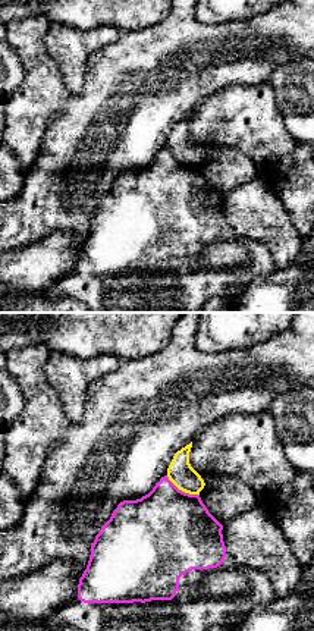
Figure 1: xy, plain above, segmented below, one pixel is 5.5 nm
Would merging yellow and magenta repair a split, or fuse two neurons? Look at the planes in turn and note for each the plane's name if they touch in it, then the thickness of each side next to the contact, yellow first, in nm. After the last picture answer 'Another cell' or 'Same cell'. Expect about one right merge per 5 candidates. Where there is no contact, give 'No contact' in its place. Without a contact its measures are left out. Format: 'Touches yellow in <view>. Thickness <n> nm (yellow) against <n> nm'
Touches yellow in xy. Thickness 140 nm (yellow) against 480 nm

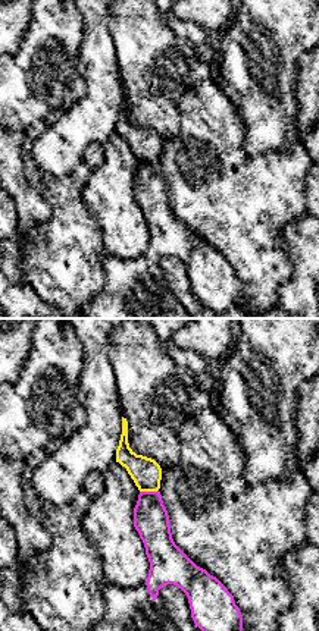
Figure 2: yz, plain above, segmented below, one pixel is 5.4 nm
Touches yellow in yz. Thickness 160 nm (yellow) against 190 nm

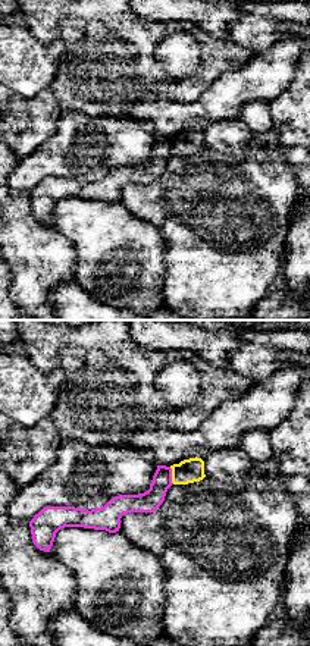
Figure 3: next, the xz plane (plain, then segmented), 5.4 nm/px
Touches yellow in xz. Thickness 130 nm (yellow) against 120 nm

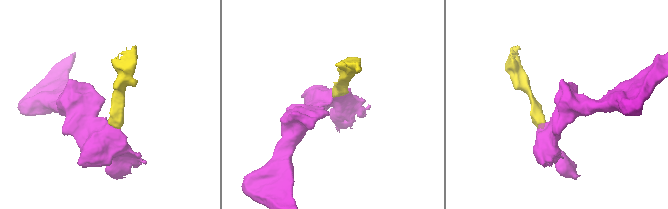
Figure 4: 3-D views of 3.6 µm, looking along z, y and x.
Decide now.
Another cell

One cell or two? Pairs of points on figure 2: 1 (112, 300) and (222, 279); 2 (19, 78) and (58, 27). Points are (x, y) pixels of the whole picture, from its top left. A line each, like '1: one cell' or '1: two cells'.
1: one cell
2: one cell

